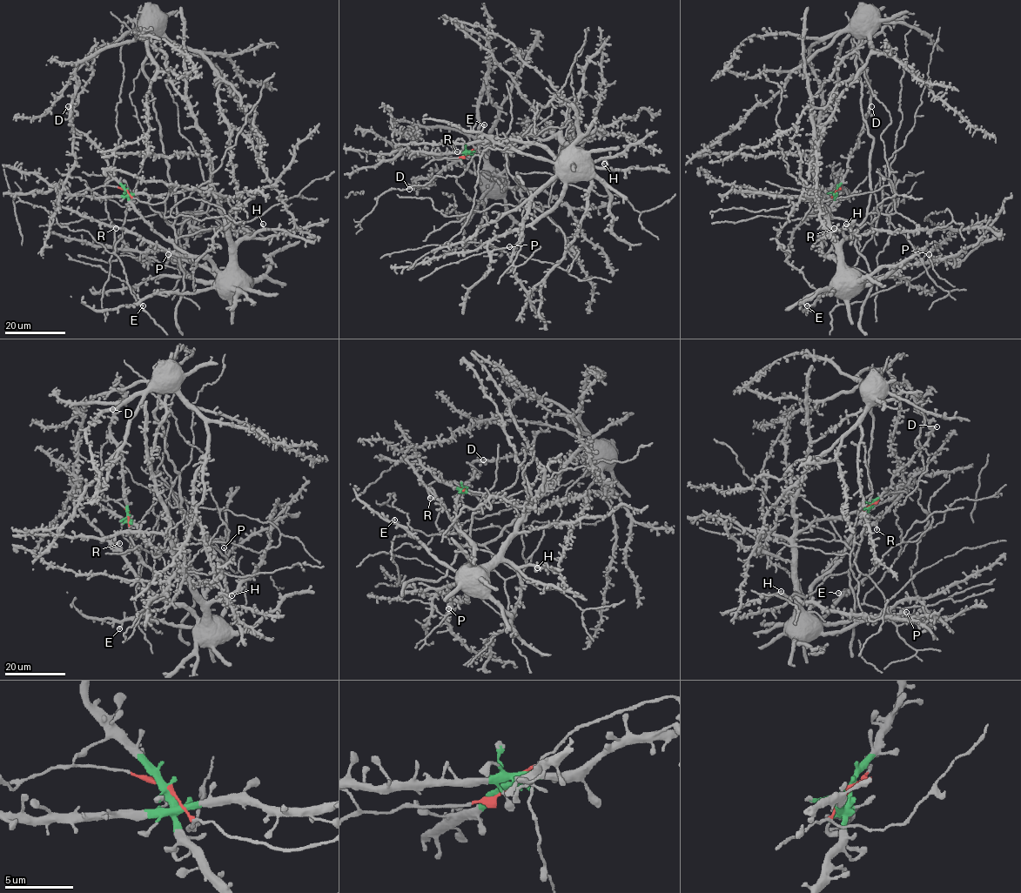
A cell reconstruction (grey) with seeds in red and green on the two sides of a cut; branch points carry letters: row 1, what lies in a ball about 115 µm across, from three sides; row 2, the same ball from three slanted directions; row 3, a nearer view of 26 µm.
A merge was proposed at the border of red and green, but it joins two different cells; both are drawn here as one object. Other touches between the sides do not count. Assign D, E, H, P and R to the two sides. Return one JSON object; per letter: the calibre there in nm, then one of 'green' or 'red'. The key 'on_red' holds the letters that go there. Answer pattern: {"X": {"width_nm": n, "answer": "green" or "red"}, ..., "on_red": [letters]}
{"D": {"width_nm": 240, "answer": "green"}, "E": {"width_nm": 360, "answer": "green"}, "H": {"width_nm": 360, "answer": "green"}, "P": {"width_nm": 300, "answer": "green"}, "R": {"width_nm": 480, "answer": "green"}, "on_red": []}

